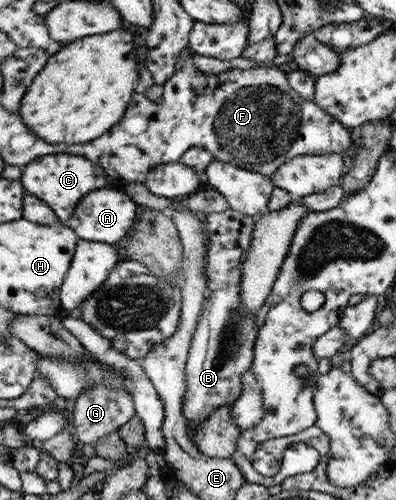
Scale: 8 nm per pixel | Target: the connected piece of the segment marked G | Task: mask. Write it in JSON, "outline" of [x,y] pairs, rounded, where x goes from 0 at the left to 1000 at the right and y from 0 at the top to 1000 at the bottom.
{"outline":[[[268,770],[230,776],[179,808],[184,868],[202,880],[202,890],[225,902],[250,876],[273,872],[331,842],[343,830],[338,810],[336,792],[313,782],[288,784],[270,778]]]}

